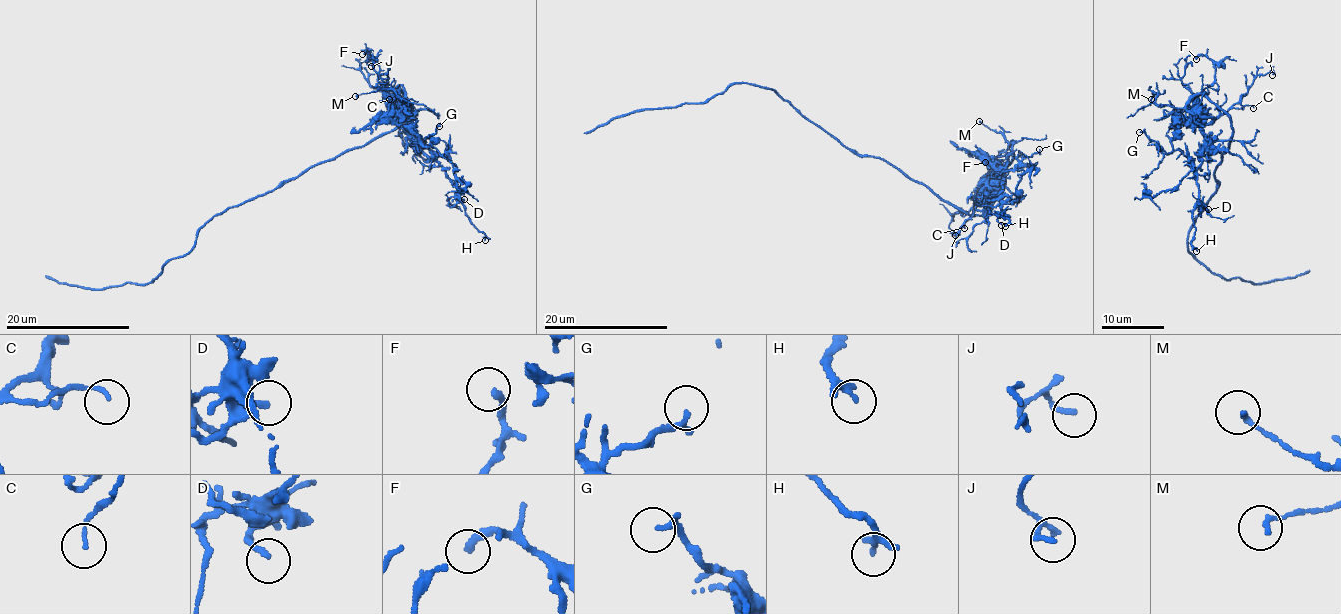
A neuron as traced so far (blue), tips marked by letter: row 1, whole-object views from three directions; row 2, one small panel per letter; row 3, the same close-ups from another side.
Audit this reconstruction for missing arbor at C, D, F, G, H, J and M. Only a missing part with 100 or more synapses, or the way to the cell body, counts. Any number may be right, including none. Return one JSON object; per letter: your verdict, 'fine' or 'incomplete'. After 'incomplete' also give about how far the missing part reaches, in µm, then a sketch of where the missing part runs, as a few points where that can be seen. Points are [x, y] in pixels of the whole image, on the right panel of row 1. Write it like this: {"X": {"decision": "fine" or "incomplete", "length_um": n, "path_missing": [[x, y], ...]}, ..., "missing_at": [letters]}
{"C": {"decision": "fine"}, "D": {"decision": "fine"}, "F": {"decision": "fine"}, "G": {"decision": "fine"}, "H": {"decision": "fine"}, "J": {"decision": "fine"}, "M": {"decision": "fine"}, "missing_at": []}

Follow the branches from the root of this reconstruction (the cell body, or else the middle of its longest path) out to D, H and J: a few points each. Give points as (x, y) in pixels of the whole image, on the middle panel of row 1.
D: (875, 157), (968, 214), (987, 212), (1000, 186), (984, 195), (1000, 201), (1001, 225)
H: (875, 157), (968, 214), (987, 212), (1000, 186), (984, 195), (1000, 201), (1002, 217), (1009, 222), (1005, 226)
J: (875, 157), (968, 214), (987, 212), (1000, 186), (953, 214), (955, 235)

